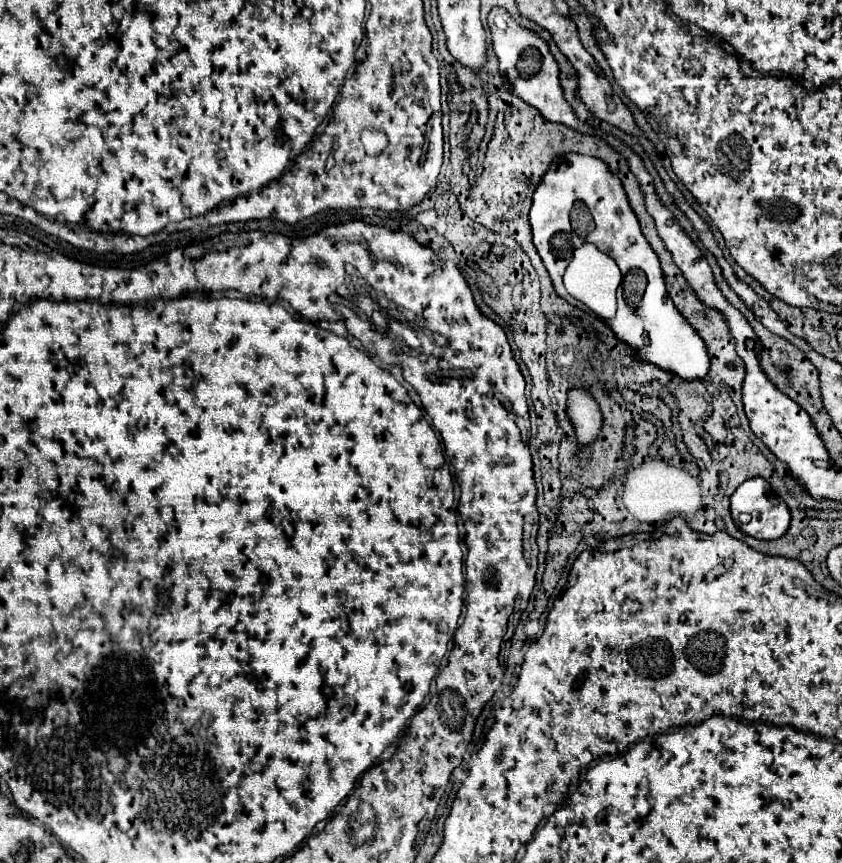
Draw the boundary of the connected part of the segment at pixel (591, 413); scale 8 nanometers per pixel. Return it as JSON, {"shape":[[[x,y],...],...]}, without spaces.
{"shape":[[[585,387],[569,389],[565,411],[575,429],[575,439],[579,449],[589,447],[603,429],[603,413],[599,409],[599,403]]]}

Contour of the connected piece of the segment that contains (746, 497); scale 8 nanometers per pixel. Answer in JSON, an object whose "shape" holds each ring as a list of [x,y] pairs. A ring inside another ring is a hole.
{"shape":[[[751,477],[737,487],[737,491],[731,495],[731,515],[739,525],[739,529],[755,539],[777,539],[789,529],[791,523],[791,511],[787,503],[781,497],[777,497],[769,481],[763,477]],[[739,515],[749,515],[751,519],[747,523],[741,523]]]}

